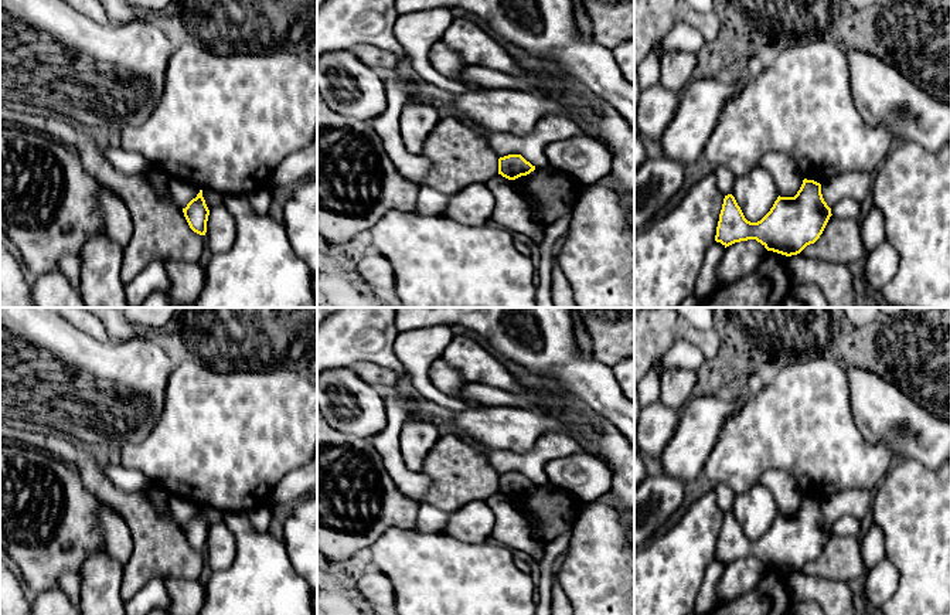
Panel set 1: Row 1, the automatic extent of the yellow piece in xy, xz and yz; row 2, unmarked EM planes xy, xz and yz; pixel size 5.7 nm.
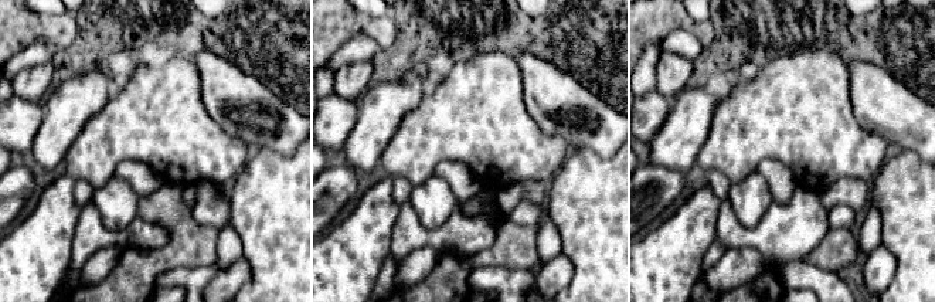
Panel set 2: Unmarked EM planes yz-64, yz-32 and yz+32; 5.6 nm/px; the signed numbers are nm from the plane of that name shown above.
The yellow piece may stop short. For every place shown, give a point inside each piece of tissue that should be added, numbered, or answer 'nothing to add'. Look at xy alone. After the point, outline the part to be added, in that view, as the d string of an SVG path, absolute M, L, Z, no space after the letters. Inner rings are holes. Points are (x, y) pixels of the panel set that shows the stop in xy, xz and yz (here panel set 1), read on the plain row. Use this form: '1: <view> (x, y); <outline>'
nothing to add

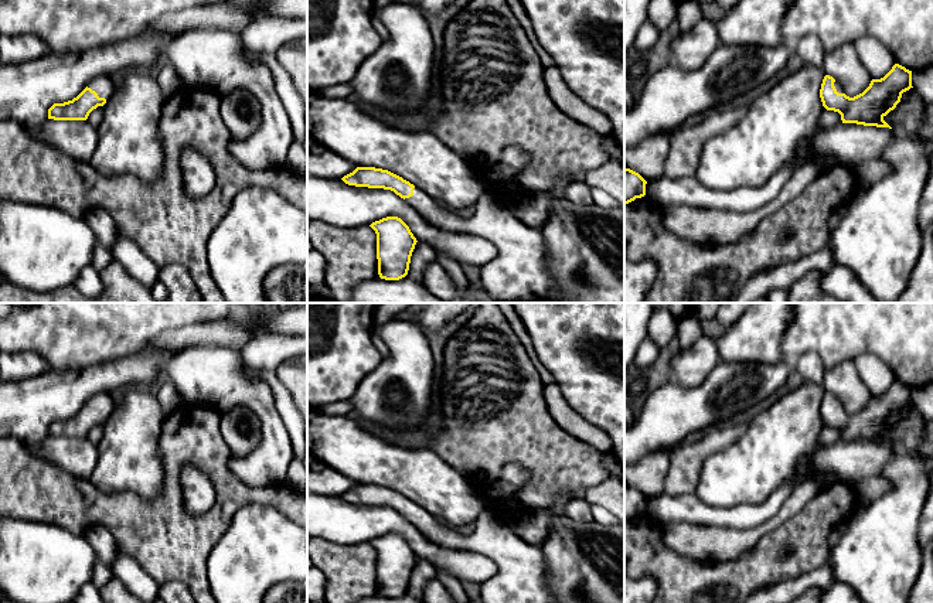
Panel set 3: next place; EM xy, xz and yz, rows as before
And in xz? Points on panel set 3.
1: xz (521, 575); M416 504L413 505L413 512L405 515L405 519L415 525L435 545L479 552L496 562L496 575L480 586L483 603L558 603L549 590L545 558L541 548L518 538L488 508L483 510L474 519L476 528L470 535L462 535L454 528L440 524L433 515Z

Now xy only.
1: xy (104, 402); M99 392L95 394L89 401L88 405L95 408L99 415L105 415L106 418L113 410L113 406L116 403L116 395L113 392Z

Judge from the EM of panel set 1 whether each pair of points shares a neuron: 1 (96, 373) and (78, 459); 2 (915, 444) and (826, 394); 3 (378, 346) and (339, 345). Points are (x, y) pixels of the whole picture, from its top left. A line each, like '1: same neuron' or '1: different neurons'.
1: different neurons
2: different neurons
3: same neuron

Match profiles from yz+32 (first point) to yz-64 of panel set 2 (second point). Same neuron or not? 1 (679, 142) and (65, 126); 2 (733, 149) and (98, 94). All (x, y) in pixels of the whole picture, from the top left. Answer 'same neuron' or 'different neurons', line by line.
1: same neuron
2: different neurons

